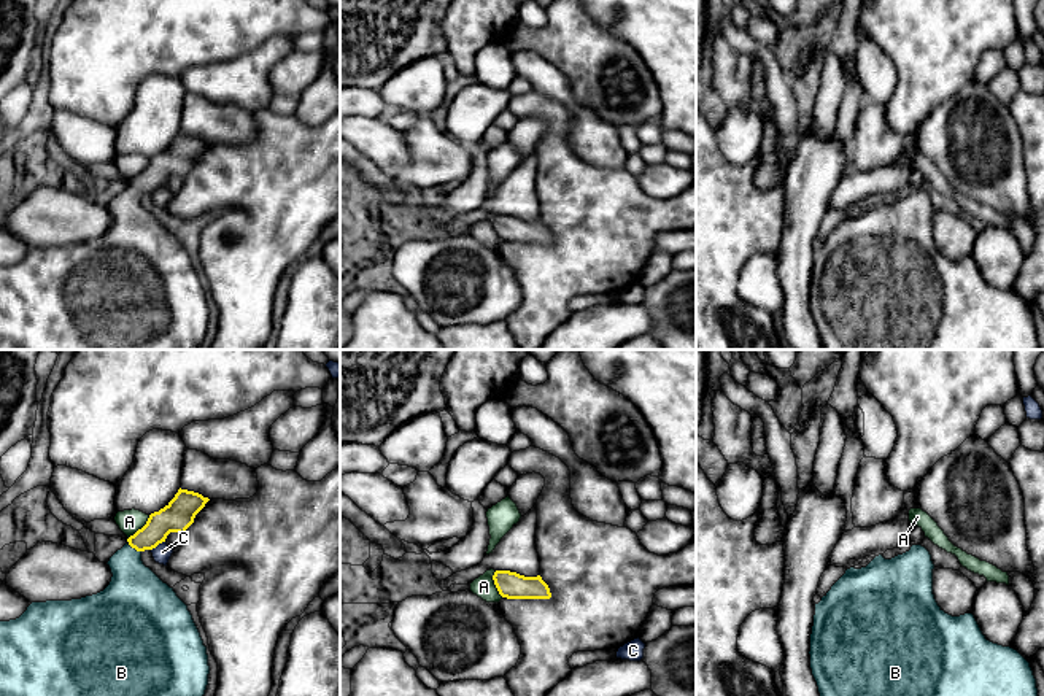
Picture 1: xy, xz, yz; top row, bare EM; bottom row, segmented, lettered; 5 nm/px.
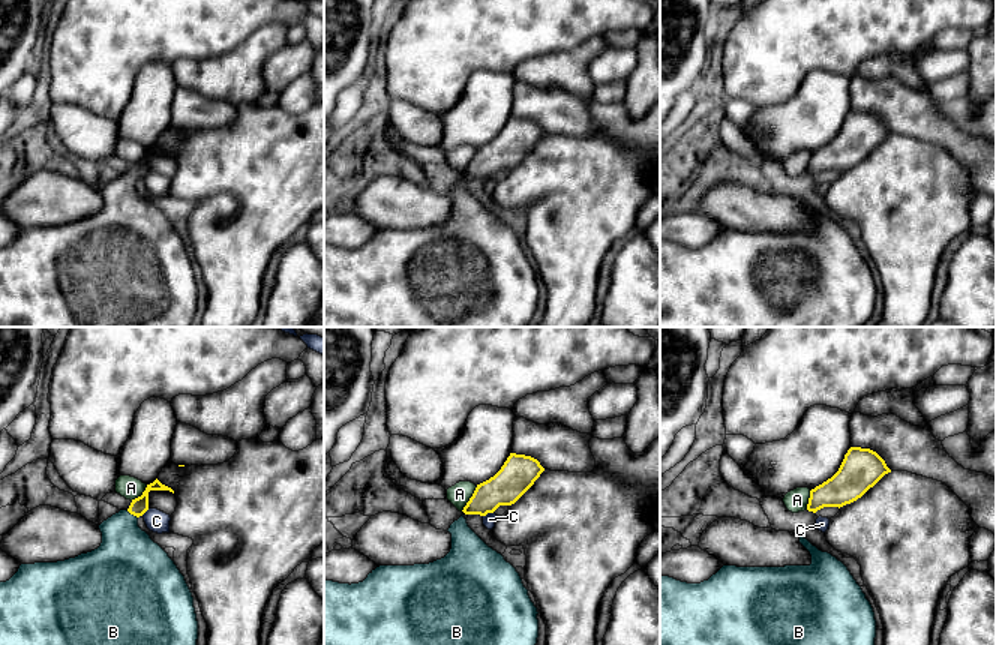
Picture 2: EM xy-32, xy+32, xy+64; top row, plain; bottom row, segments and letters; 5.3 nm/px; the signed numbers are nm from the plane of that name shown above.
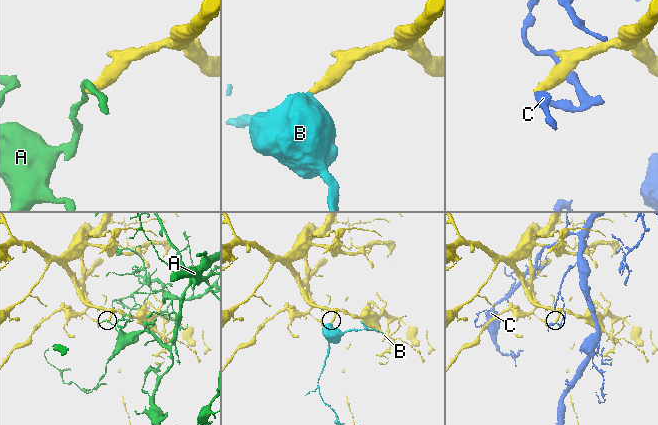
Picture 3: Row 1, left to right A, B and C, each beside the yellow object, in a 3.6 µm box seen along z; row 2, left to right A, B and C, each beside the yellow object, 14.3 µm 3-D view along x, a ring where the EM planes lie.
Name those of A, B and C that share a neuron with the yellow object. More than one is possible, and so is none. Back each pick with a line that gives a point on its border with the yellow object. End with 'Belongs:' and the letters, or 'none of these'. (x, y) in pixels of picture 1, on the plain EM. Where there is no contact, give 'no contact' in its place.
B: meets yellow in xy at (134, 191)
Belongs: B

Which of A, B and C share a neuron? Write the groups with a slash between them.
A / B / C

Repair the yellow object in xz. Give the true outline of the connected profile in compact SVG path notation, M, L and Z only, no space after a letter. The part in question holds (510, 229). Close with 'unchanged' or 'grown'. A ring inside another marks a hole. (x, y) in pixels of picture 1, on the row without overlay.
M496 215L494 229L502 242L507 243L550 243L548 229L537 221L524 221L510 215Z | unchanged

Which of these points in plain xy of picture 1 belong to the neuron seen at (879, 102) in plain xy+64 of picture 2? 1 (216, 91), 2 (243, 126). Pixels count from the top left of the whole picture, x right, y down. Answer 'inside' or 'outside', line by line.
1: outside
2: inside

